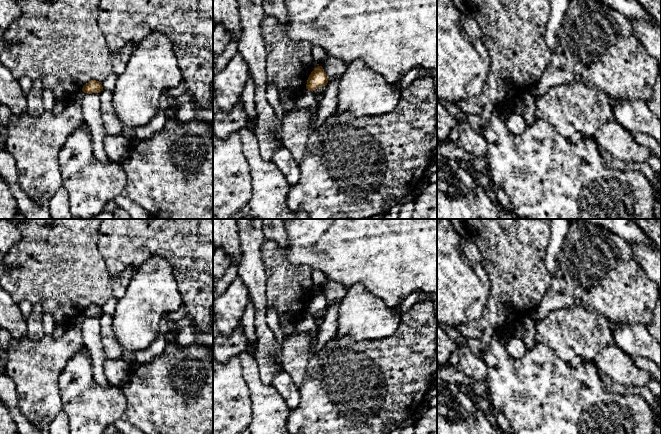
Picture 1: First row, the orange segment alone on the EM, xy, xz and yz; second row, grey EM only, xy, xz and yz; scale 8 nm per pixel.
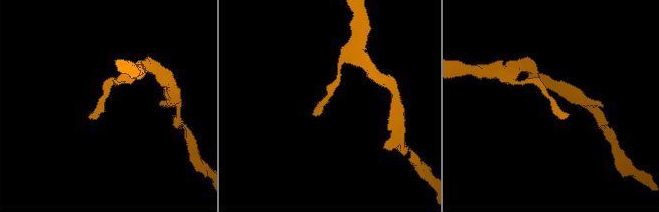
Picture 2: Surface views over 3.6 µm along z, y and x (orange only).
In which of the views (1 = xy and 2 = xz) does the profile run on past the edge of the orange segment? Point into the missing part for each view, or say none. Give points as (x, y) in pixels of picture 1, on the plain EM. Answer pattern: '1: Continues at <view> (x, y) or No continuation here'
1: No continuation here
2: No continuation here

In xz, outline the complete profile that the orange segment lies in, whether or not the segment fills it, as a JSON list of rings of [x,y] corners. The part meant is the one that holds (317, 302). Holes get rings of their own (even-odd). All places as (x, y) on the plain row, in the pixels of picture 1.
[[[322,290],[315,291],[308,301],[306,313],[315,315],[319,311],[325,311],[328,307],[328,300]]]

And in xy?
[[[90,304],[82,312],[82,315],[87,318],[100,317],[102,314],[102,306],[96,304]]]

